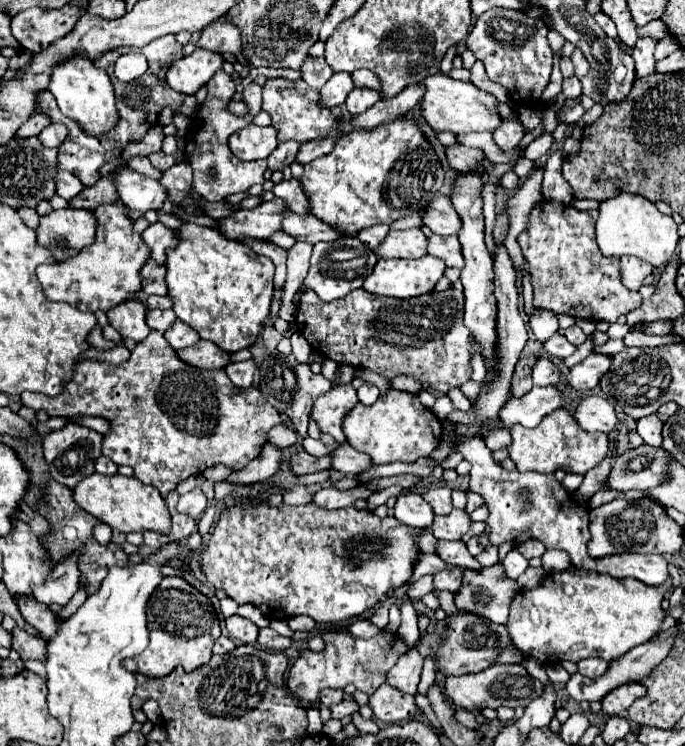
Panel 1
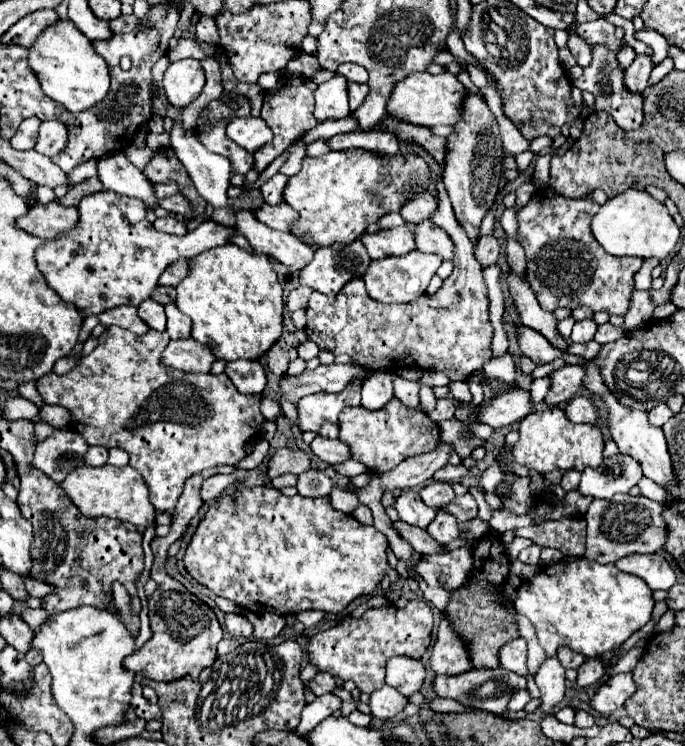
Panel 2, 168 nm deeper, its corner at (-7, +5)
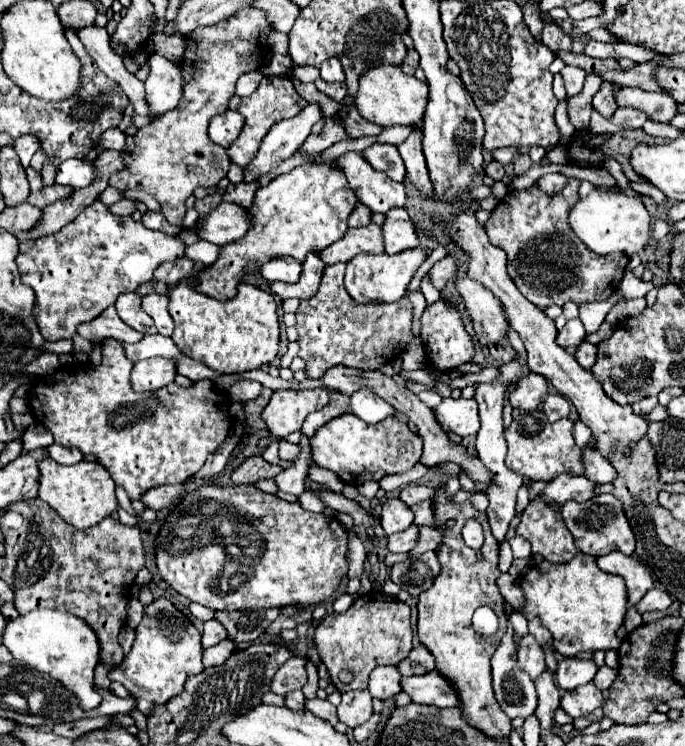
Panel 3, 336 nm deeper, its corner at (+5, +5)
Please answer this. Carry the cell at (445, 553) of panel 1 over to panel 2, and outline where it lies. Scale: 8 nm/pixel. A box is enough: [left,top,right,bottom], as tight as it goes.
[392,520,440,554]

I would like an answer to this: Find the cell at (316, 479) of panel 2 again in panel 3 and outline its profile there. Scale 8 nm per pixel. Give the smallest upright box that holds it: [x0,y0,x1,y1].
[274,438,310,496]

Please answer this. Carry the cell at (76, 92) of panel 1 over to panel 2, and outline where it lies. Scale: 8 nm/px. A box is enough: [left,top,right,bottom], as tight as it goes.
[28,20,110,112]

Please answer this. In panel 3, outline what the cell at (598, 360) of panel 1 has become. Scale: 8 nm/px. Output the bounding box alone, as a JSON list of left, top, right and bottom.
[510,372,548,412]

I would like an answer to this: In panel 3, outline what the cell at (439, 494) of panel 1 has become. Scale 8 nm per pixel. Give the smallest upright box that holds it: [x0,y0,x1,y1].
[400,484,434,506]

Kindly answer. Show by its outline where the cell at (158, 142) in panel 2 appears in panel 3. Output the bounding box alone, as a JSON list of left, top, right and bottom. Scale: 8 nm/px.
[100,128,126,151]

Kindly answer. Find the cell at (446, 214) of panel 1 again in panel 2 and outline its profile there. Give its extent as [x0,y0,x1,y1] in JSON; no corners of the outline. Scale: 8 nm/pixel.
[400,192,436,224]

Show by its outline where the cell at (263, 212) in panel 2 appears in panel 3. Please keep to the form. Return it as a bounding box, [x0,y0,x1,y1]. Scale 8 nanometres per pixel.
[198,202,252,246]

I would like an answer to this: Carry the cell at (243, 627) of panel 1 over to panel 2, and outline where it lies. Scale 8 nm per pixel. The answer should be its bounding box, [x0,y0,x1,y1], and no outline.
[226,614,252,638]

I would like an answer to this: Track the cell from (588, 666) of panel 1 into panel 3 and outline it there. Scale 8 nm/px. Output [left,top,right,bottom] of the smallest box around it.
[556,658,598,690]

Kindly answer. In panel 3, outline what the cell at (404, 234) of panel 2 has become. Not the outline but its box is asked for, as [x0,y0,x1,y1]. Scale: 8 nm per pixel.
[320,224,384,264]

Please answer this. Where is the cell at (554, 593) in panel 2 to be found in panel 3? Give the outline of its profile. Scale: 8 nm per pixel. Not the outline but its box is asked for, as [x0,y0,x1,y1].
[520,554,628,658]

